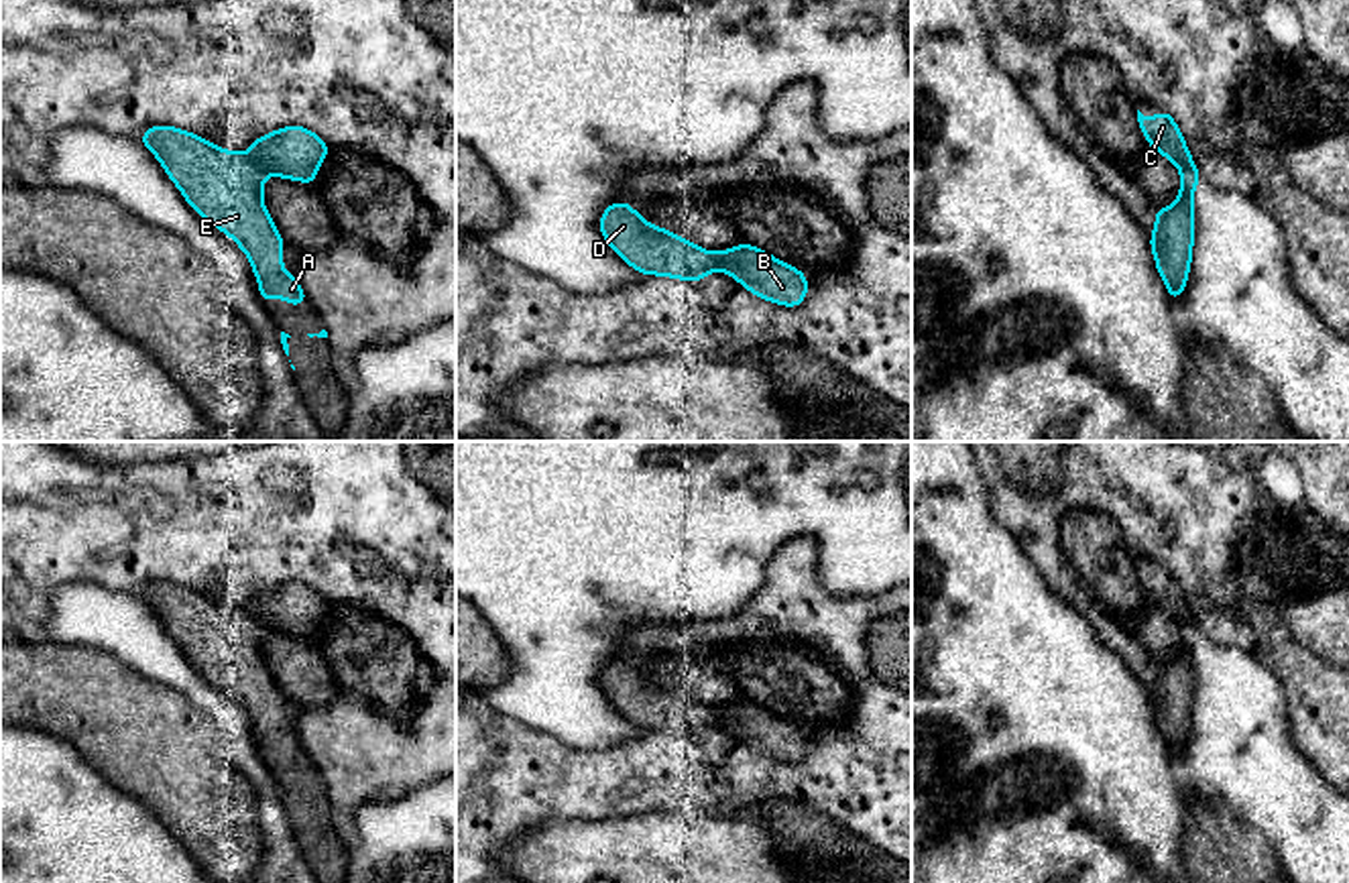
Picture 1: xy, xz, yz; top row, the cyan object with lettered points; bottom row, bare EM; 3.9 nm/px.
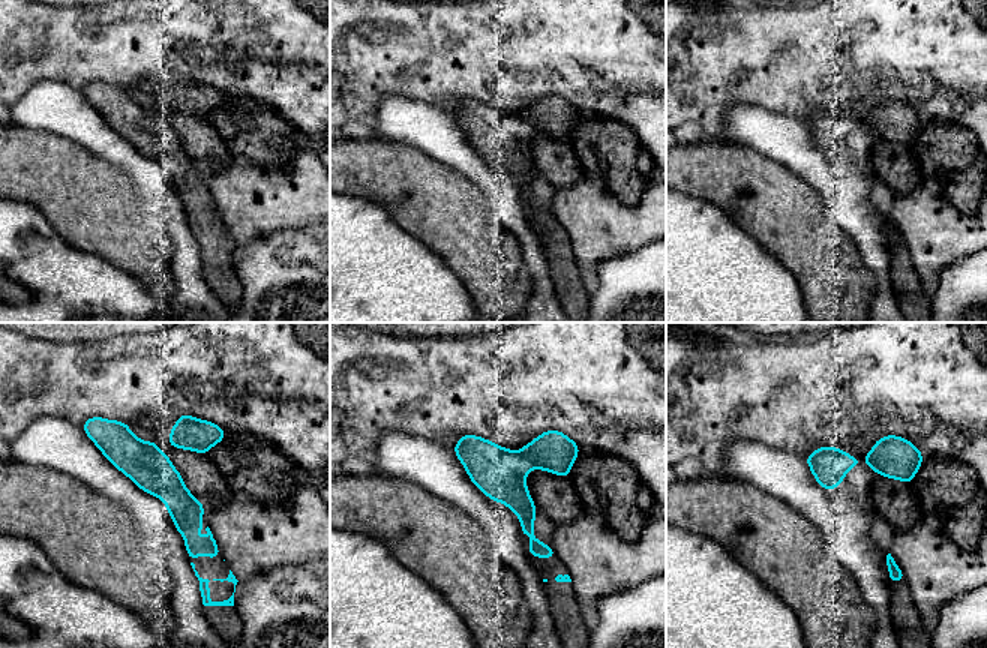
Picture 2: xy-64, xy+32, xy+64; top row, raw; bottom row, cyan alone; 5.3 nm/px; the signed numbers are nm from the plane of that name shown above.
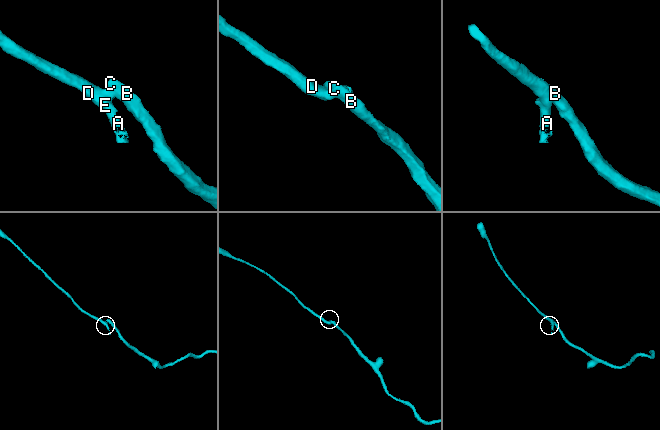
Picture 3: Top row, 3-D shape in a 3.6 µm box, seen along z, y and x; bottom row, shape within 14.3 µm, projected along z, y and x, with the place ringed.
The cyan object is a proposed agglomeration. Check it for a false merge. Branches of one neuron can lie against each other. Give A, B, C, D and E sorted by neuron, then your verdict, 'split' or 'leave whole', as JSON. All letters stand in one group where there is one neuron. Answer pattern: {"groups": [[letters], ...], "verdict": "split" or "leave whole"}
{"groups": [["A", "D", "E"], ["B", "C"]], "verdict": "split"}

